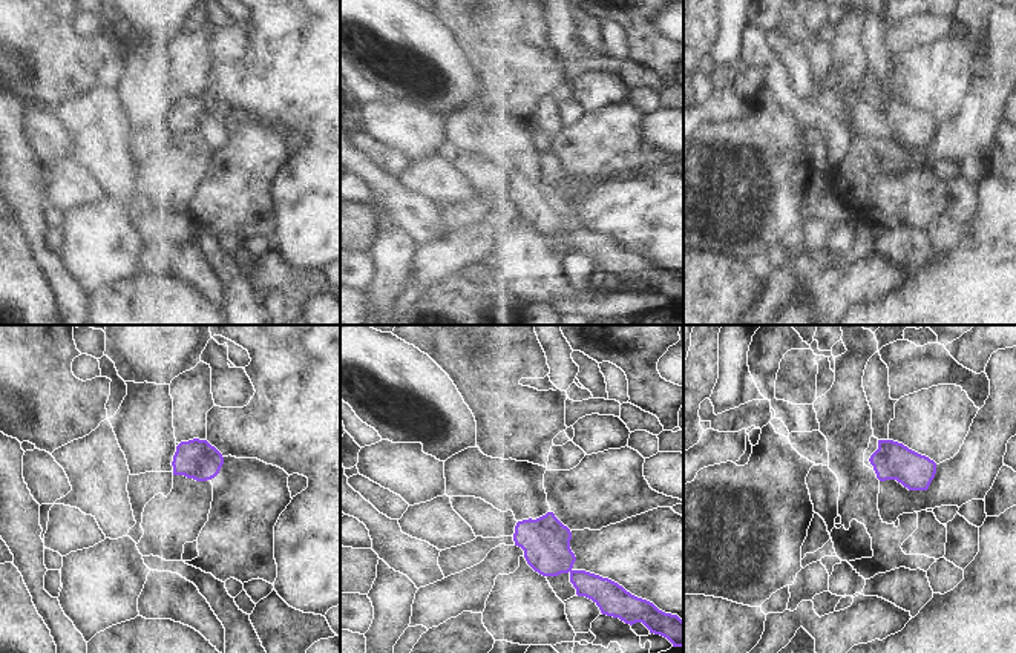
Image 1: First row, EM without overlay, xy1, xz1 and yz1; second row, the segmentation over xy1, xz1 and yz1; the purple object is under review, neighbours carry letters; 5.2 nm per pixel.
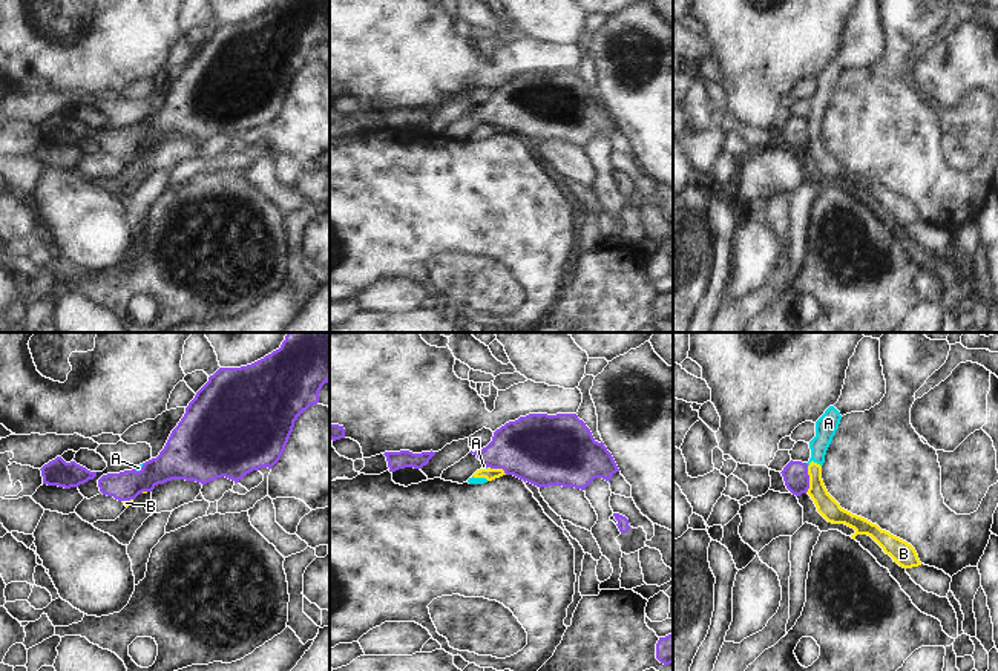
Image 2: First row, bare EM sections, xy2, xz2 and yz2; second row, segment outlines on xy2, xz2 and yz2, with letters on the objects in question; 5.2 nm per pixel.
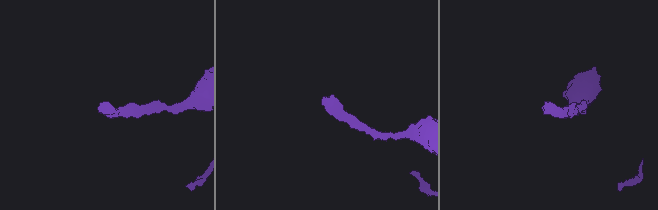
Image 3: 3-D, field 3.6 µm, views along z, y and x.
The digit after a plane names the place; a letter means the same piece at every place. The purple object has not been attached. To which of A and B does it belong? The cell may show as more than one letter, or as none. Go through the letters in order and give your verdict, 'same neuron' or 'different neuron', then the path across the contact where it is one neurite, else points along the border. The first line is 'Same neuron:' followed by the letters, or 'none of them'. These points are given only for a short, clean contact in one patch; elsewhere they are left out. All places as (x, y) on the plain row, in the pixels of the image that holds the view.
Same neuron: none of them
A: different neuron | along xy2 (144, 120), (138, 127), (134, 126)
B: different neuron | along yz2 (808, 123), (808, 146), (805, 149)

